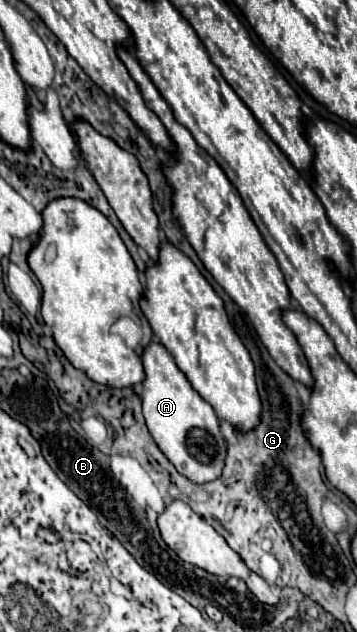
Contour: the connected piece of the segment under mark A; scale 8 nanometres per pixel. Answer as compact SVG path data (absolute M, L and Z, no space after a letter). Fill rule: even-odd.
M152 341L148 347L144 347L142 365L146 375L140 395L142 413L156 445L168 457L168 461L190 481L206 483L218 479L224 467L226 443L212 405L196 393L196 389L178 369L174 357L162 347L162 343Z

